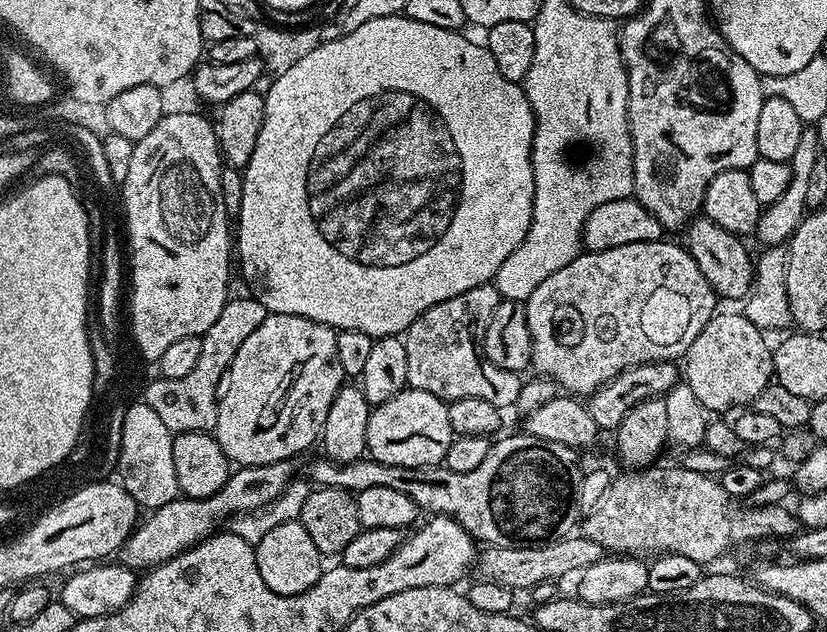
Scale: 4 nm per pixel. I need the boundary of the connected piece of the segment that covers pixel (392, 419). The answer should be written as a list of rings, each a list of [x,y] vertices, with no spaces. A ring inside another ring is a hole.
[[[407,387],[394,398],[375,405],[366,426],[367,455],[390,466],[435,468],[443,465],[453,439],[448,404],[417,388]]]

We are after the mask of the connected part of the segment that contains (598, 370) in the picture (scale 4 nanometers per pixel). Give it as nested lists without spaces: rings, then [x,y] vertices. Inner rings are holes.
[[[661,238],[654,242],[630,242],[630,246],[614,246],[614,250],[597,252],[584,250],[566,266],[562,266],[562,270],[550,274],[550,278],[546,278],[546,282],[542,282],[542,286],[538,286],[538,290],[534,290],[534,294],[530,294],[530,298],[524,304],[526,322],[532,331],[531,367],[537,368],[540,371],[537,373],[541,377],[553,380],[565,393],[577,398],[587,398],[606,382],[614,379],[619,372],[625,372],[627,368],[633,368],[639,364],[653,364],[659,360],[679,361],[690,350],[694,338],[702,334],[706,322],[710,322],[710,318],[716,315],[718,297],[716,291],[710,286],[710,282],[706,282],[706,274],[698,270],[698,262],[694,262],[687,248],[679,243],[676,244],[671,244],[668,238]]]

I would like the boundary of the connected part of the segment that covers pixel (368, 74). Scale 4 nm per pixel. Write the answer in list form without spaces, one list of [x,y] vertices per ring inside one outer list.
[[[399,14],[374,18],[354,30],[352,34],[334,41],[317,43],[315,48],[310,50],[304,58],[299,58],[298,62],[286,70],[285,73],[277,75],[269,86],[268,92],[263,93],[264,97],[264,121],[262,130],[258,130],[258,146],[254,146],[254,154],[250,154],[250,162],[244,169],[242,175],[242,202],[240,203],[240,213],[234,218],[234,252],[240,256],[240,272],[244,275],[244,280],[248,283],[247,291],[269,314],[294,314],[302,318],[310,318],[319,324],[325,324],[328,328],[337,330],[358,330],[362,334],[373,338],[381,336],[400,336],[409,326],[418,319],[430,306],[438,306],[438,302],[446,302],[446,298],[454,298],[458,294],[466,294],[466,290],[474,290],[474,286],[495,281],[498,274],[498,266],[518,250],[518,246],[526,238],[526,230],[530,230],[532,221],[532,199],[534,198],[534,172],[532,170],[532,138],[535,120],[532,114],[532,107],[526,98],[523,87],[520,84],[510,82],[510,78],[502,78],[502,73],[498,71],[498,66],[494,63],[494,58],[490,58],[487,48],[474,46],[473,43],[466,42],[459,31],[451,32],[442,30],[438,26],[426,26],[426,22],[414,22],[410,17]]]

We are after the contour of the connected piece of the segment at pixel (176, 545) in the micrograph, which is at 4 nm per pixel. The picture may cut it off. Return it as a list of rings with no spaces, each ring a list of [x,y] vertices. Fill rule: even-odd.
[[[283,460],[266,466],[240,466],[212,497],[204,500],[177,498],[174,502],[166,502],[166,506],[151,509],[145,515],[148,517],[145,520],[143,517],[133,528],[128,541],[120,549],[119,563],[133,570],[155,568],[156,565],[190,550],[209,536],[215,536],[233,518],[259,513],[274,503],[285,488],[293,483],[292,475],[296,472],[294,465],[292,460]]]

